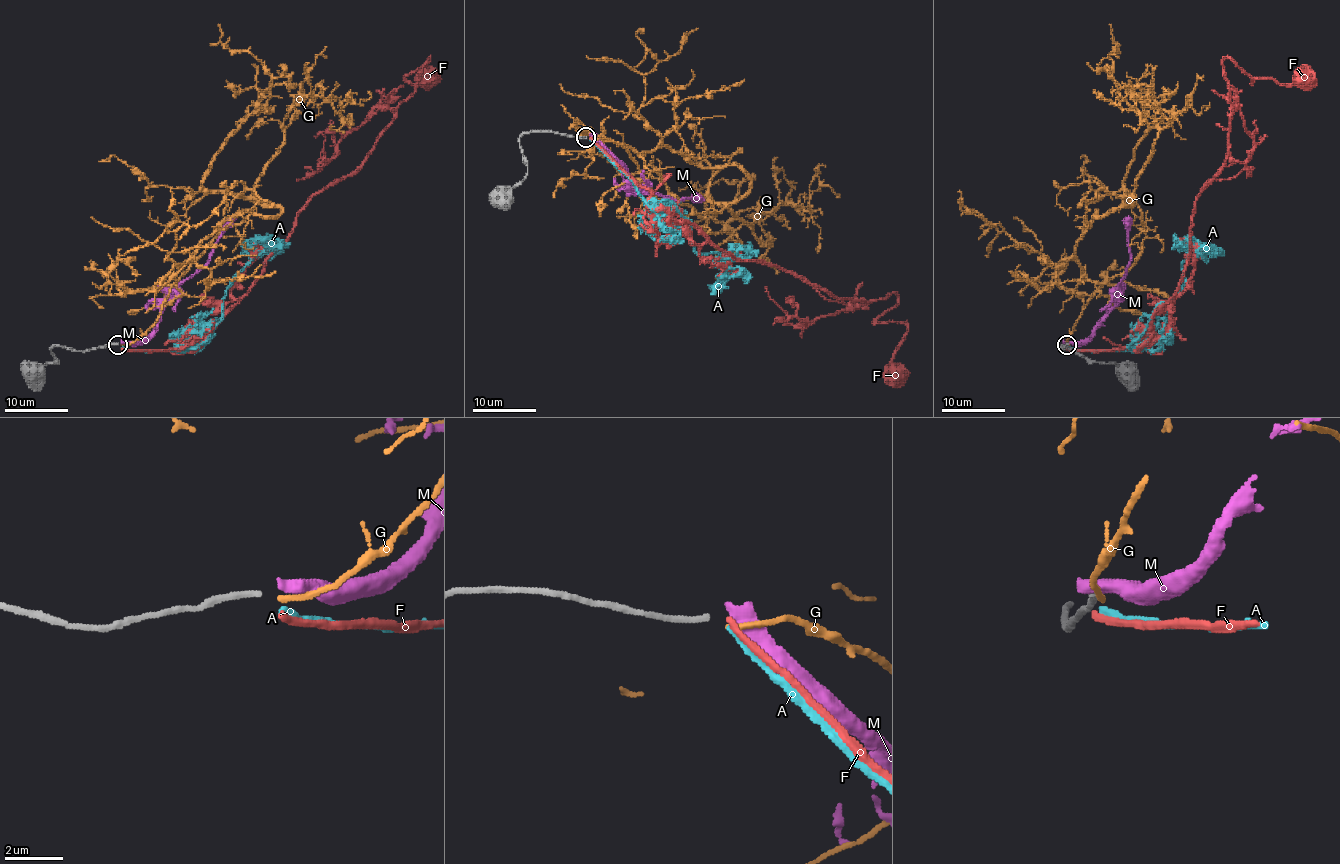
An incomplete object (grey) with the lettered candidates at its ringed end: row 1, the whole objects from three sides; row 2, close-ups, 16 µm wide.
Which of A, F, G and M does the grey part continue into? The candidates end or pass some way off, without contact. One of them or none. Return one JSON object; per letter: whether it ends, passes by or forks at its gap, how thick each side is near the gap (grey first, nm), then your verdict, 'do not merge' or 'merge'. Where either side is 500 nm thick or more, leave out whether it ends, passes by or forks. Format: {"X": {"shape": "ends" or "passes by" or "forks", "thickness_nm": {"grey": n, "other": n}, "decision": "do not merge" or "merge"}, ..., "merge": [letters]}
{"A": {"shape": "ends", "thickness_nm": {"grey": 240, "other": 260}, "decision": "do not merge"}, "F": {"shape": "ends", "thickness_nm": {"grey": 240, "other": 240}, "decision": "do not merge"}, "G": {"shape": "ends", "thickness_nm": {"grey": 240, "other": 200}, "decision": "do not merge"}, "M": {"thickness_nm": {"grey": 240, "other": 500}, "decision": "do not merge"}, "merge": []}

